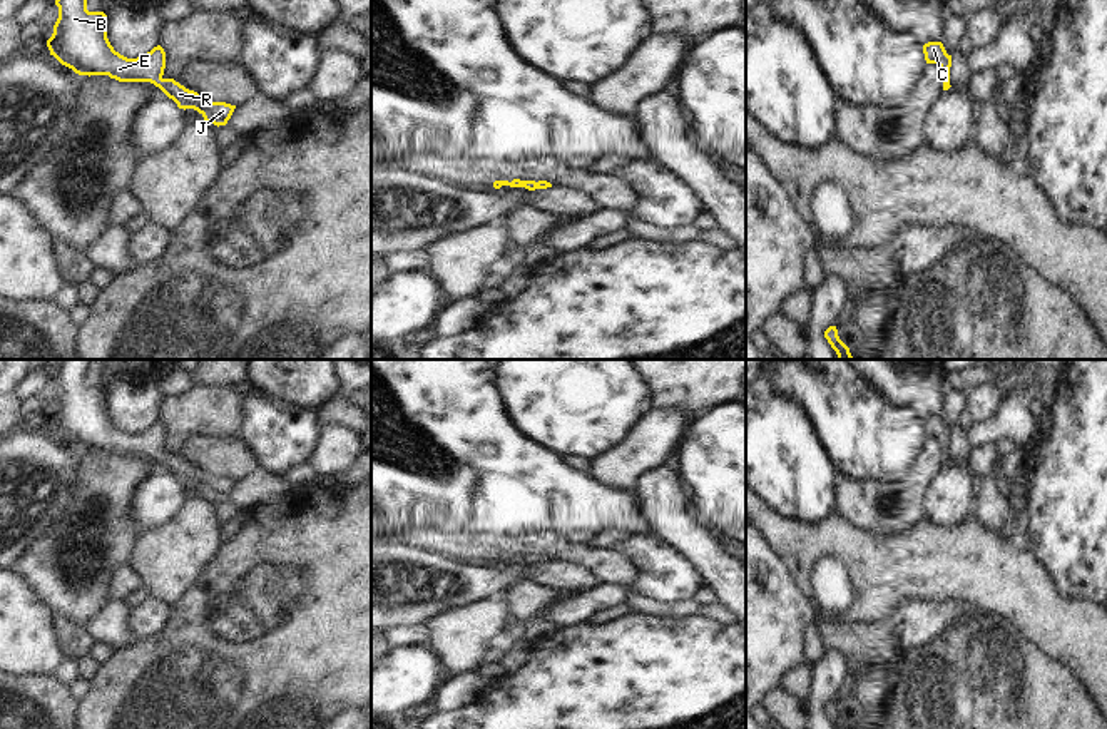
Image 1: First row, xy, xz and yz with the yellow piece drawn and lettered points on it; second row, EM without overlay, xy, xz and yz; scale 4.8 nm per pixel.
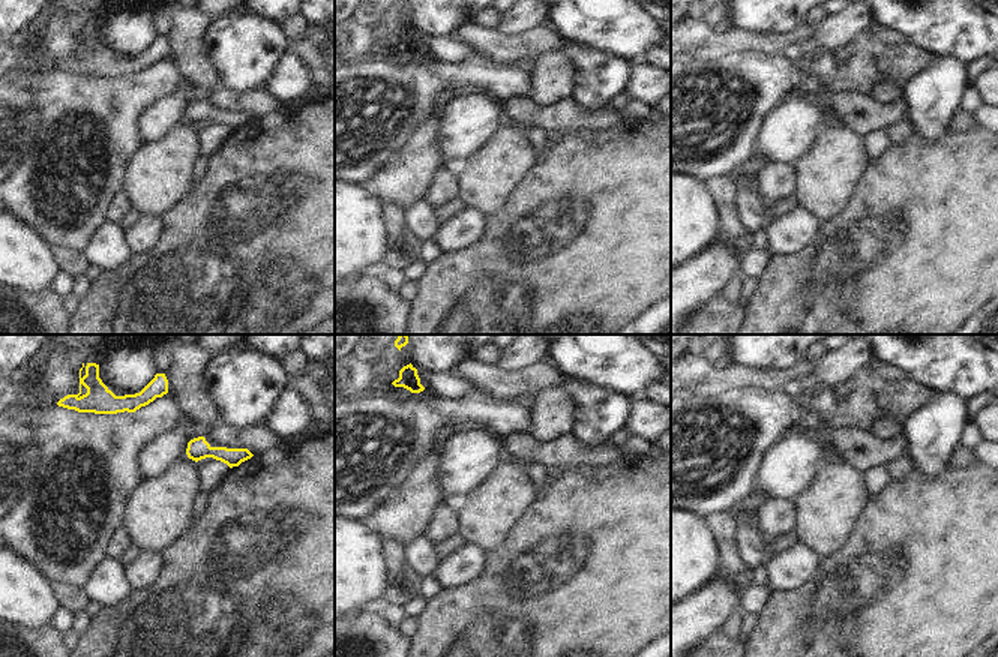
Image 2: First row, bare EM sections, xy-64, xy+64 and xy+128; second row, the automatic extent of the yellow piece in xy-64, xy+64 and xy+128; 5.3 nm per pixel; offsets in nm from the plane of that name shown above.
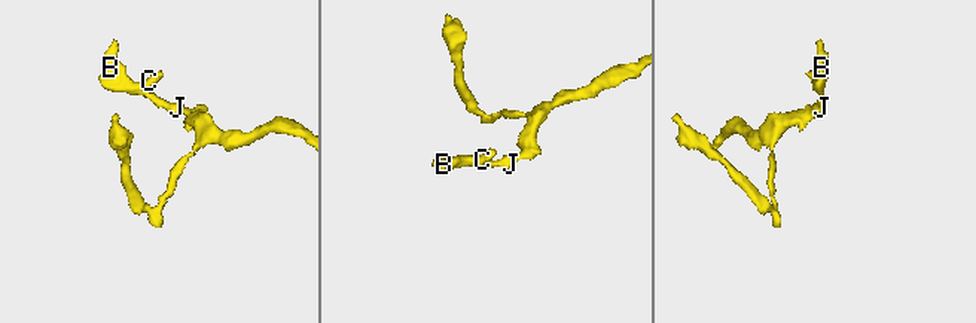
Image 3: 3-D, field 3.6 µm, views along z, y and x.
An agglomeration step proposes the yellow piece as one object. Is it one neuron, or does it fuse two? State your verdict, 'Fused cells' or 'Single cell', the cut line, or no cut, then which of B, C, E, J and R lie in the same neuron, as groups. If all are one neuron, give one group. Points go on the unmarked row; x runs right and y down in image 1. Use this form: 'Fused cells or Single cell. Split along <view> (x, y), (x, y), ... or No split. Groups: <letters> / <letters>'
Single cell. No split. Groups: B C E J R.

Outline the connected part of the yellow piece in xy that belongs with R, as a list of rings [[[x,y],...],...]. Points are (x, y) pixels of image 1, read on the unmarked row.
[[[62,359],[55,380],[59,393],[47,415],[50,430],[79,450],[109,450],[119,456],[150,456],[179,483],[197,485],[206,497],[226,500],[236,480],[212,477],[186,463],[174,453],[164,453],[166,426],[161,420],[145,430],[127,433],[114,425],[107,413],[104,386],[87,385],[90,359]]]

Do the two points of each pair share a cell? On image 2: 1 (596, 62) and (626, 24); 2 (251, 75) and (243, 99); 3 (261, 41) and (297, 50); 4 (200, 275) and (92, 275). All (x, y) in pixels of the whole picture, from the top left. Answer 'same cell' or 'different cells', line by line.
1: different cells
2: different cells
3: different cells
4: different cells

